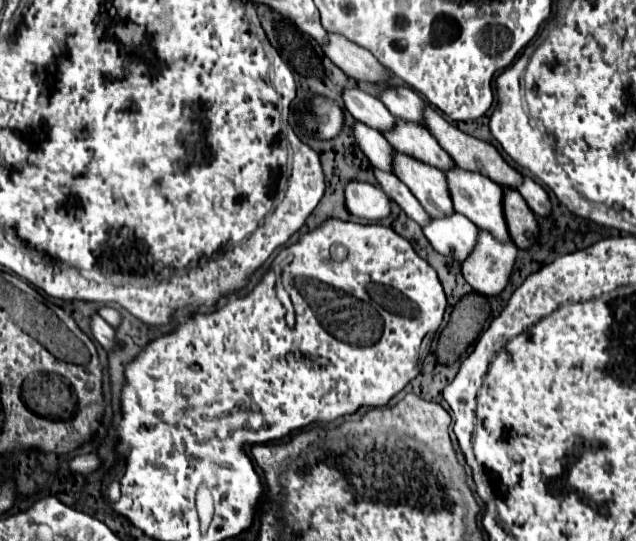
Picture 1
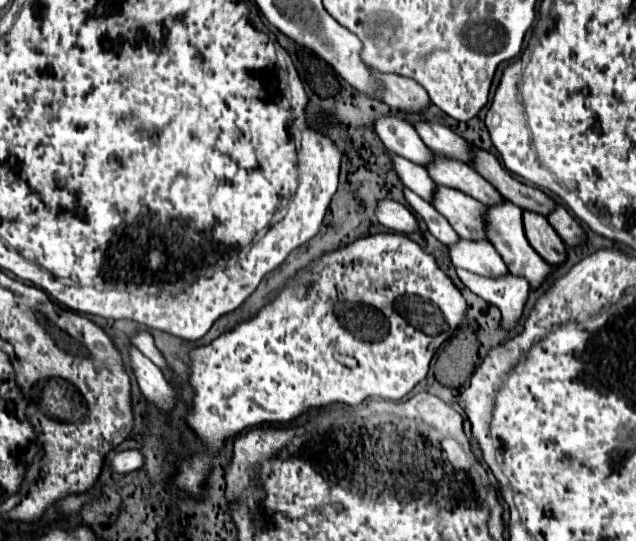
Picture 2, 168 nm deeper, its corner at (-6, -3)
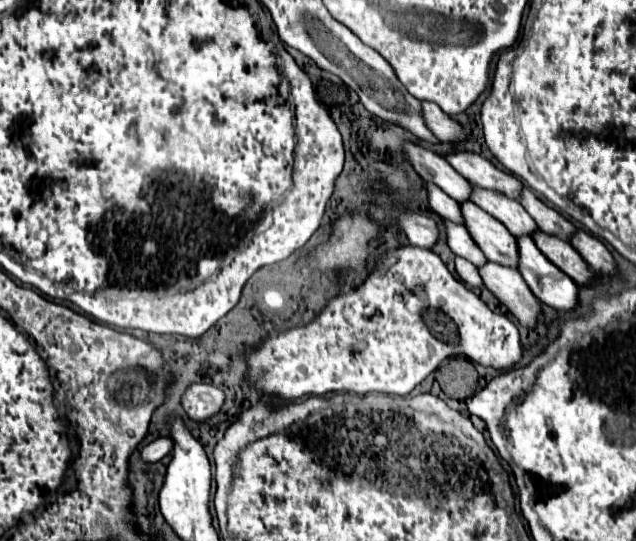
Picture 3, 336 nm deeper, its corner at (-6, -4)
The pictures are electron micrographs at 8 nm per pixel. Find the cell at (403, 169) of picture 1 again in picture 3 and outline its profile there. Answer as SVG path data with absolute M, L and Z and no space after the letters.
M462 203L462 213L466 219L466 229L472 239L478 243L488 261L498 265L508 265L512 269L518 267L518 243L516 237L492 215L478 209L474 203Z

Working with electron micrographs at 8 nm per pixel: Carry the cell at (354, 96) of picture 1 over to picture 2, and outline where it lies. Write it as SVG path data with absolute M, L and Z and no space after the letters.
M380 116L378 120L374 120L374 130L390 152L414 160L420 166L430 162L432 154L410 122L396 116Z

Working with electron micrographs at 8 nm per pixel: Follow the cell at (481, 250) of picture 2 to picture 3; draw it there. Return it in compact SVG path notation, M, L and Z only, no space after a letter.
M488 261L478 271L486 289L496 295L502 305L506 305L520 325L526 329L534 329L538 325L542 315L540 301L534 297L534 293L530 293L530 287L516 269Z

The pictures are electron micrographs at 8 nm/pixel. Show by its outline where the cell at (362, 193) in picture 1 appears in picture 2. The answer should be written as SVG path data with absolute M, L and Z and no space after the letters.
M390 198L380 200L376 204L376 218L378 218L378 222L382 226L386 226L392 232L404 232L404 234L408 234L408 232L418 230L414 214L404 204L394 202Z

